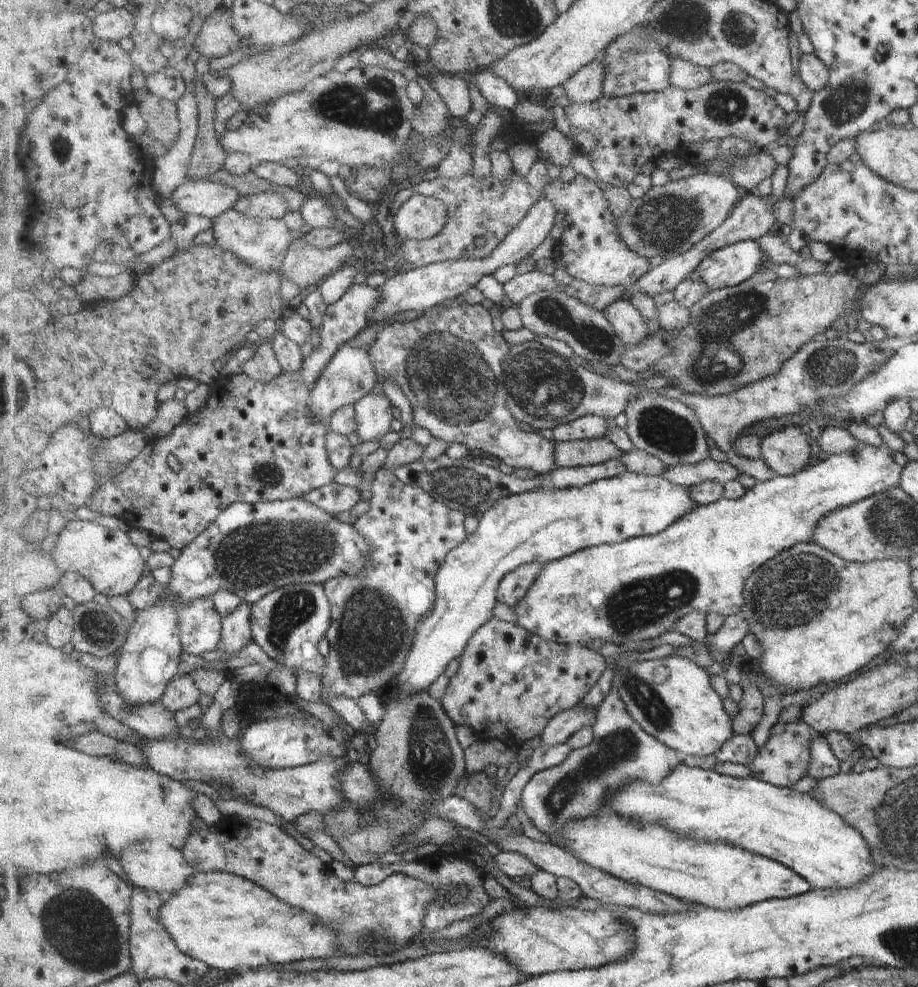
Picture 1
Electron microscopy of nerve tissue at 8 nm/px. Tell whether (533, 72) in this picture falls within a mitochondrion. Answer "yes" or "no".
no

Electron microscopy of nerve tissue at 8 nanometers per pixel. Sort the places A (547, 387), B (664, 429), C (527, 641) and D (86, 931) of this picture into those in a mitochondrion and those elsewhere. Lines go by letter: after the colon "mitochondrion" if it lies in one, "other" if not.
A: mitochondrion
B: mitochondrion
C: other
D: mitochondrion

